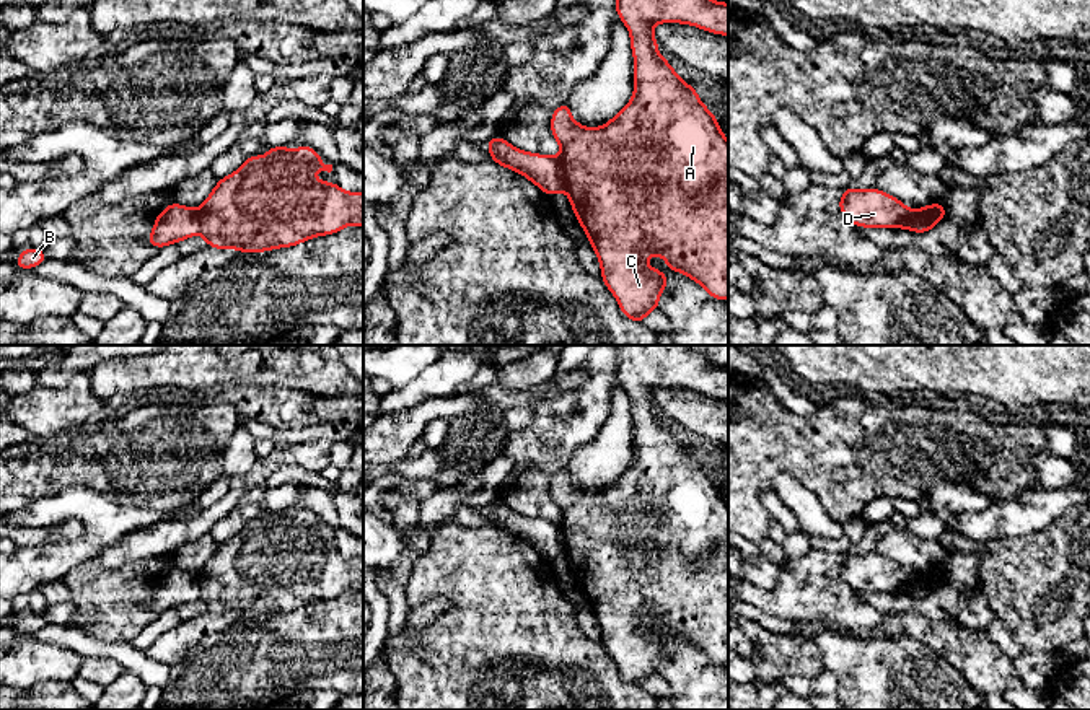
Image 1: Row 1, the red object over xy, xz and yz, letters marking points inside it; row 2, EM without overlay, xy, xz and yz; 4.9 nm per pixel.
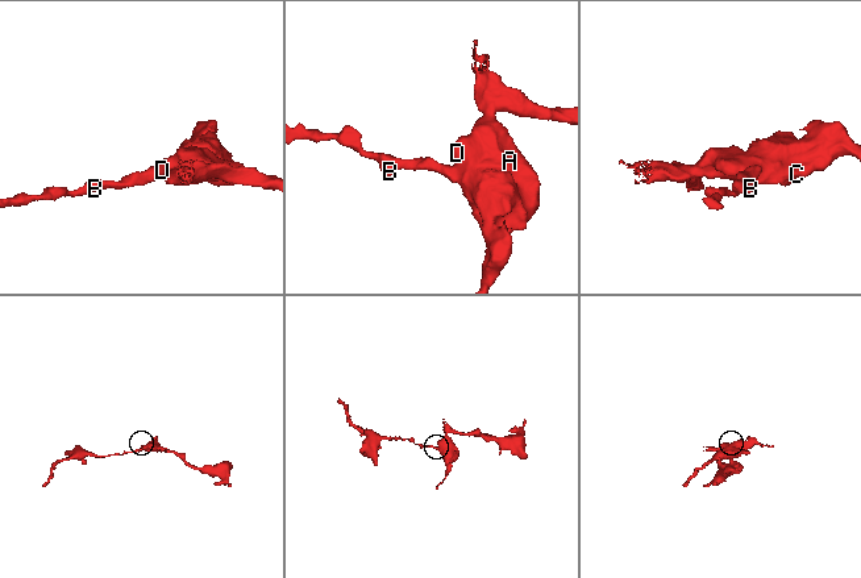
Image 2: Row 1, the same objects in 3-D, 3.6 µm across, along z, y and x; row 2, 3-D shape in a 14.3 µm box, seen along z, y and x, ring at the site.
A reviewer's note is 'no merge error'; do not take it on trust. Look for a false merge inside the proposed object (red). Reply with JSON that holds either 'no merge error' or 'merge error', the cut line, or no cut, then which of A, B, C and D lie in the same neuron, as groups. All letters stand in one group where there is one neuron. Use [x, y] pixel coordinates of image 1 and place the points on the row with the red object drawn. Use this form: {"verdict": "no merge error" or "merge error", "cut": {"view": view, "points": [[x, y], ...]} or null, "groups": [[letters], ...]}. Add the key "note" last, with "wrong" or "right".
{"verdict": "merge error", "cut": {"view": "yz", "points": [[932, 204], [931, 220], [924, 222], [919, 232]]}, "groups": [["A", "C", "D"], ["B"]], "note": "wrong"}

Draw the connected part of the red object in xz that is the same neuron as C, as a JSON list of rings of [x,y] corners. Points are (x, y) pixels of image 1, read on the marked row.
[[[618,0],[616,13],[631,33],[631,49],[634,52],[634,98],[608,124],[596,129],[577,124],[570,116],[569,103],[564,103],[556,107],[551,117],[551,132],[560,143],[564,182],[570,207],[600,259],[601,278],[616,296],[622,314],[644,324],[644,318],[650,311],[658,309],[660,293],[668,287],[666,277],[658,269],[652,269],[644,262],[648,256],[661,256],[668,262],[671,272],[684,272],[691,280],[701,283],[714,300],[728,298],[728,140],[722,134],[715,116],[697,98],[696,88],[684,83],[675,73],[668,60],[658,55],[658,44],[652,31],[655,23],[684,23],[714,34],[728,36],[728,3],[719,3],[715,0]]]

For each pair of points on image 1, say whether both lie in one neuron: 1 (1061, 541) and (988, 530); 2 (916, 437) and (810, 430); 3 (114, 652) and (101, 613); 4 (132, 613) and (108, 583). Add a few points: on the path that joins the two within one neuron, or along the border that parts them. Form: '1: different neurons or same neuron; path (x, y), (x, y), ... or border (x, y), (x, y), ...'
1: different neurons; border (1056, 518), (1045, 528), (1024, 536), (984, 541)
2: same neuron; path (890, 437), (836, 437)
3: different neurons; border (75, 626), (101, 640), (129, 642)
4: same neuron; path (126, 606), (109, 590)

